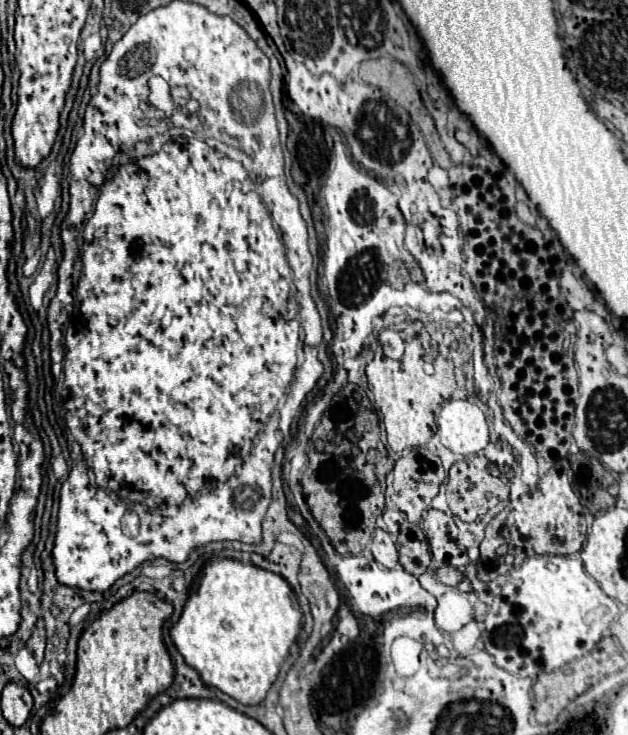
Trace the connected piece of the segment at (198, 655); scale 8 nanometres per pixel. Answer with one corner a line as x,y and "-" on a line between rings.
230,558
214,560
202,570
202,578
190,590
178,622
170,628
170,636
186,664
192,666
204,684
222,690
242,704
260,704
272,682
276,680
290,646
296,642
302,626
302,612
292,596
290,584
254,564
242,564

